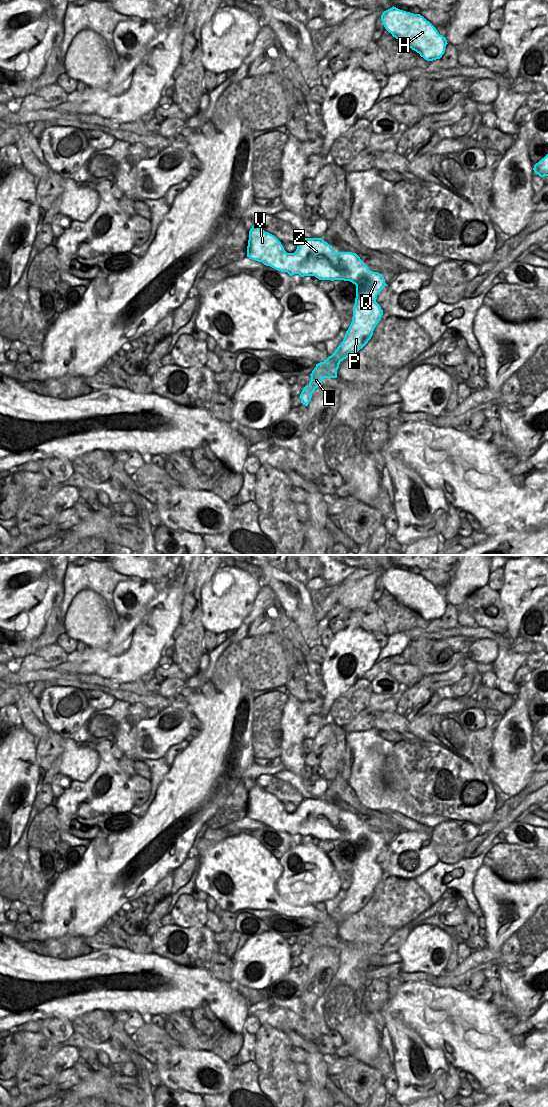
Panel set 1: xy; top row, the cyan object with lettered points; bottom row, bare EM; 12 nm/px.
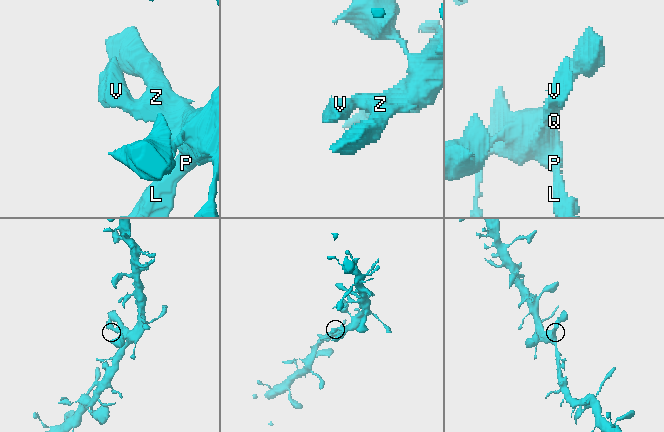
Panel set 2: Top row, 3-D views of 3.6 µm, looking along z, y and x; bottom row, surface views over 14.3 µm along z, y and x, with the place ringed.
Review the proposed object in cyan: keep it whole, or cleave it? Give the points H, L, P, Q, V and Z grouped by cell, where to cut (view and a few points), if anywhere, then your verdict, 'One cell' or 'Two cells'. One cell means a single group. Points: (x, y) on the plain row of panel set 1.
Groups: H L P Q V Z. No split. One cell.

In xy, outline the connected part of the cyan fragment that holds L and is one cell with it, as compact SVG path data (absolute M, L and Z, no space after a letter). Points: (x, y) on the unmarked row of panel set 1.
M256 784L249 791L247 817L290 836L315 836L319 840L344 840L356 845L352 882L343 901L324 922L316 924L309 944L299 956L301 963L308 966L321 941L337 938L340 922L357 913L371 899L383 875L376 862L377 855L388 845L383 835L369 830L356 813L335 813L322 798L304 798L294 813L287 813L274 795Z

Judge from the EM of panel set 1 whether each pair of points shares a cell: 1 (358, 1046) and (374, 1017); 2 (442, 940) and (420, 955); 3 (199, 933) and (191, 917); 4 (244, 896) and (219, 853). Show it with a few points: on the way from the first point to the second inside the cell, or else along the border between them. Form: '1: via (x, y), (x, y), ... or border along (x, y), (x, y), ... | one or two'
1: via (365, 1039), (367, 1029), (372, 1024) | one
2: via (436, 944), (428, 945), (426, 949) | one
3: border along (174, 924), (180, 927), (204, 925) | two
4: via (244, 885), (244, 878), (230, 864) | one

